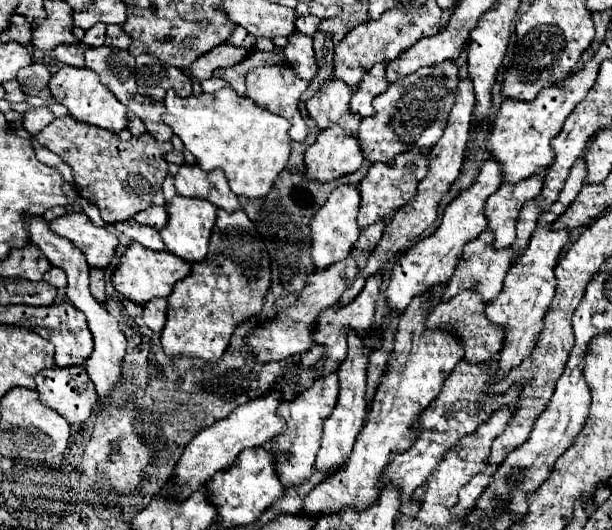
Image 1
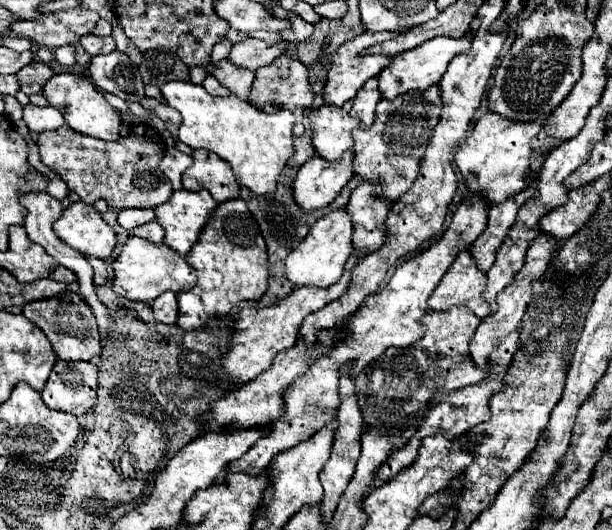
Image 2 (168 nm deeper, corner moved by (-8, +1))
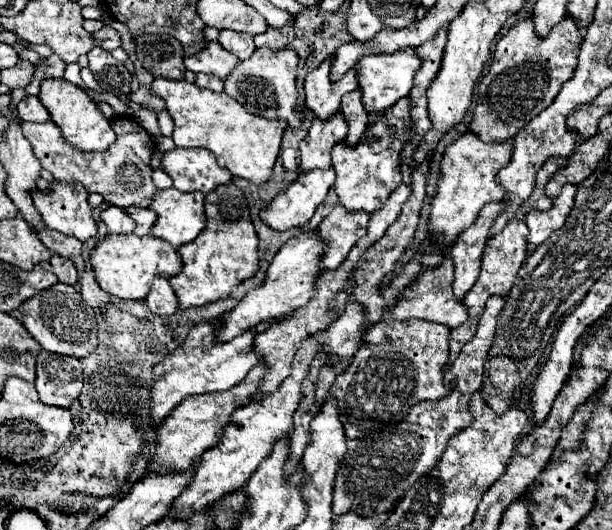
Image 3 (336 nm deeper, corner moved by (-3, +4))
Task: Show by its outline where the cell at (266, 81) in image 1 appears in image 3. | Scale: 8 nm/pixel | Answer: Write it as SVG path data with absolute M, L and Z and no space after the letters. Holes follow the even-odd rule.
M257 48L251 58L241 60L225 80L225 92L233 96L243 108L251 114L263 118L279 118L285 120L291 128L301 124L301 114L297 112L297 86L295 86L295 70L299 58L293 50L283 48L273 52L271 48Z

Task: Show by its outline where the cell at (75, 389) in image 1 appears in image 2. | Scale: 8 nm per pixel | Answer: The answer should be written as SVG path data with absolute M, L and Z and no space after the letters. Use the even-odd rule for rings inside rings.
M56 361L44 389L42 401L56 411L82 417L98 401L98 365L92 361Z

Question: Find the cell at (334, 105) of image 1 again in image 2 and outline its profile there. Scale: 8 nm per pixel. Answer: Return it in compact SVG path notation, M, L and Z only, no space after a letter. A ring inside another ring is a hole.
M346 101L342 107L322 105L310 111L310 123L314 131L314 149L324 159L338 159L346 149L354 145L352 131L360 125L360 119L348 115L352 101Z

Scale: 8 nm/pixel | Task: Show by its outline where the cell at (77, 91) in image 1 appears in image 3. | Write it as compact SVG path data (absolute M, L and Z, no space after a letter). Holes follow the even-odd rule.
M45 80L39 92L41 104L47 108L51 120L59 126L61 136L67 144L81 152L101 152L115 142L115 132L109 126L109 120L101 114L99 106L75 84L67 80Z

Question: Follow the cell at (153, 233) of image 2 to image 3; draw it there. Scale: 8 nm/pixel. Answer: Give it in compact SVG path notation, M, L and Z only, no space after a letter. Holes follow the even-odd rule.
M127 206L125 208L125 212L133 218L133 222L135 222L135 234L137 236L147 236L149 232L151 232L151 228L153 228L153 224L155 224L155 220L157 220L157 214L155 214L155 210L151 210L151 208L141 208L141 206Z

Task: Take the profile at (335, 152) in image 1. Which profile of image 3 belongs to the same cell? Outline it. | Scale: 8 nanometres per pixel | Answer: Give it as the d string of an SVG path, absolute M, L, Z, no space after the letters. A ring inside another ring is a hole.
M329 168L329 170L311 170L307 174L299 174L299 178L293 184L289 184L289 188L285 192L277 194L275 200L259 212L259 218L277 232L285 232L289 228L299 228L299 226L303 226L311 220L315 208L325 200L325 196L327 196L329 188L333 186L333 182L335 182L335 170L333 168Z

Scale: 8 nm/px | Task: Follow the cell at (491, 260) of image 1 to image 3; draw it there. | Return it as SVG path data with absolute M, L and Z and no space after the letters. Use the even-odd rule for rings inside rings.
M445 258L445 262L435 268L435 270L425 270L419 272L419 276L399 294L399 302L393 306L389 316L393 320L411 320L411 318L421 318L429 322L439 322L447 328L457 328L467 320L467 310L465 304L457 302L453 292L451 292L451 280L453 280L453 262L451 258Z

